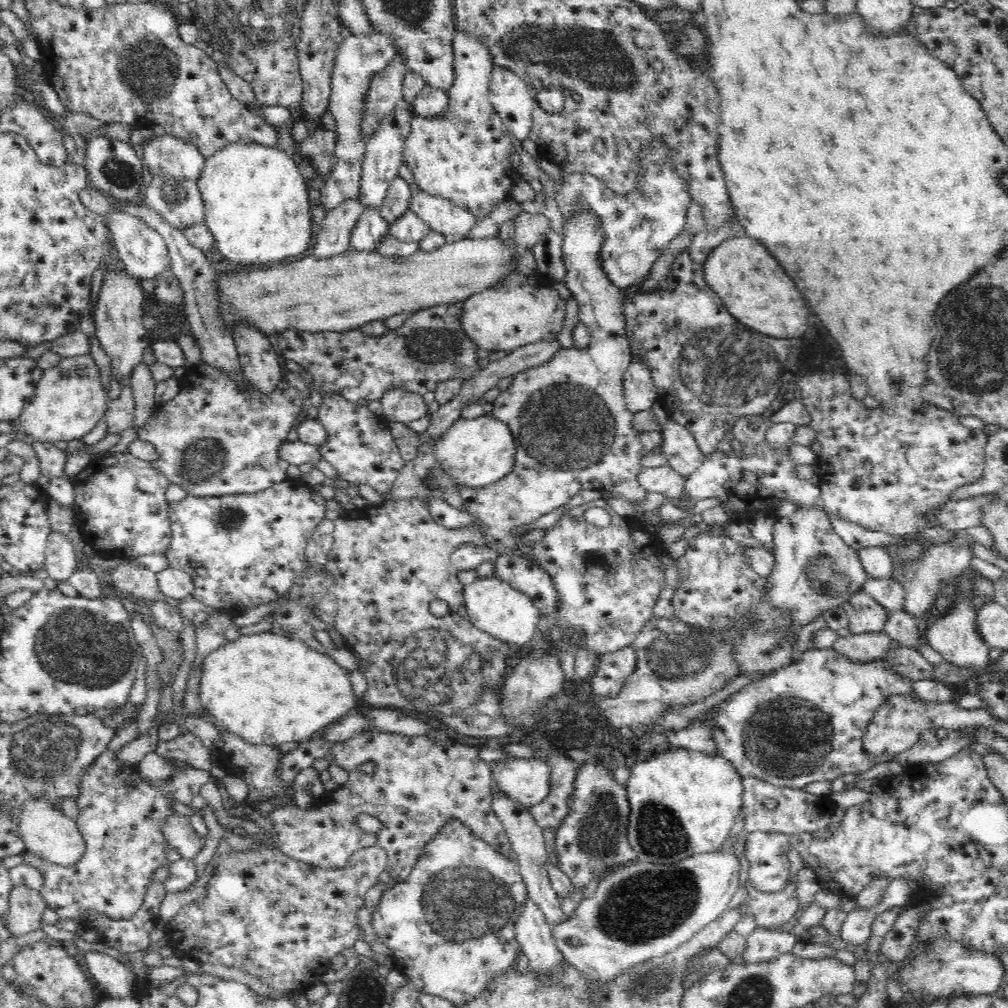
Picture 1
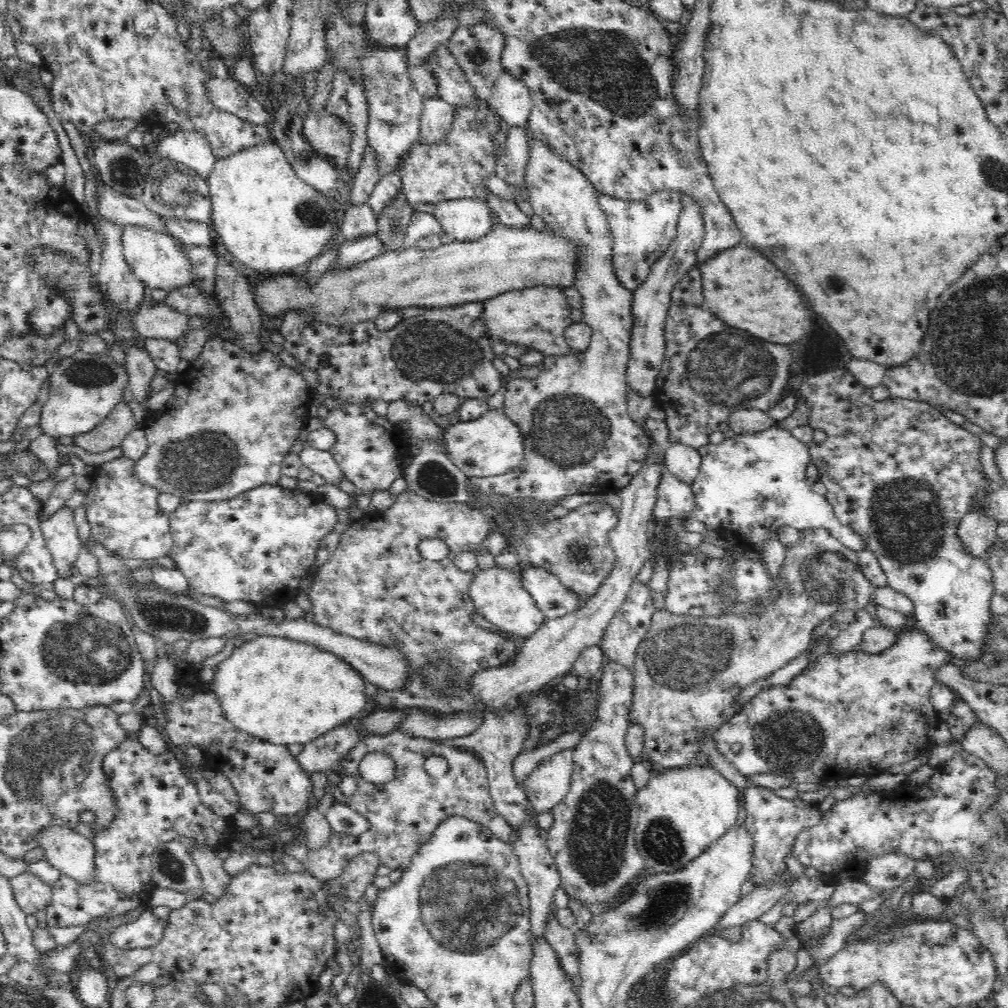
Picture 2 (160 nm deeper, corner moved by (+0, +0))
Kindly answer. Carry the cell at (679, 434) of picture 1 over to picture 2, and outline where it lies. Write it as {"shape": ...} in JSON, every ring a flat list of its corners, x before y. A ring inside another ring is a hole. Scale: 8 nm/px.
{"shape":[[674,441,666,450,664,467,690,485,699,473,701,462,702,455,697,448,682,441]]}

